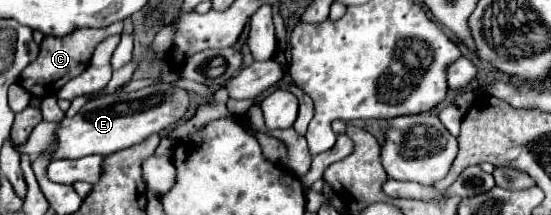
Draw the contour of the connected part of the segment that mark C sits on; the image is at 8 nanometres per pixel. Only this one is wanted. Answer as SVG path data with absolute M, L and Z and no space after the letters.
M114 22L106 28L74 30L74 34L68 34L66 38L44 38L40 44L38 58L32 64L28 64L24 68L24 72L20 74L20 86L26 88L36 98L44 98L44 96L58 92L64 82L80 76L88 68L92 52L98 42L102 42L104 38L108 38L112 34L120 34L120 32L122 32L122 22Z

